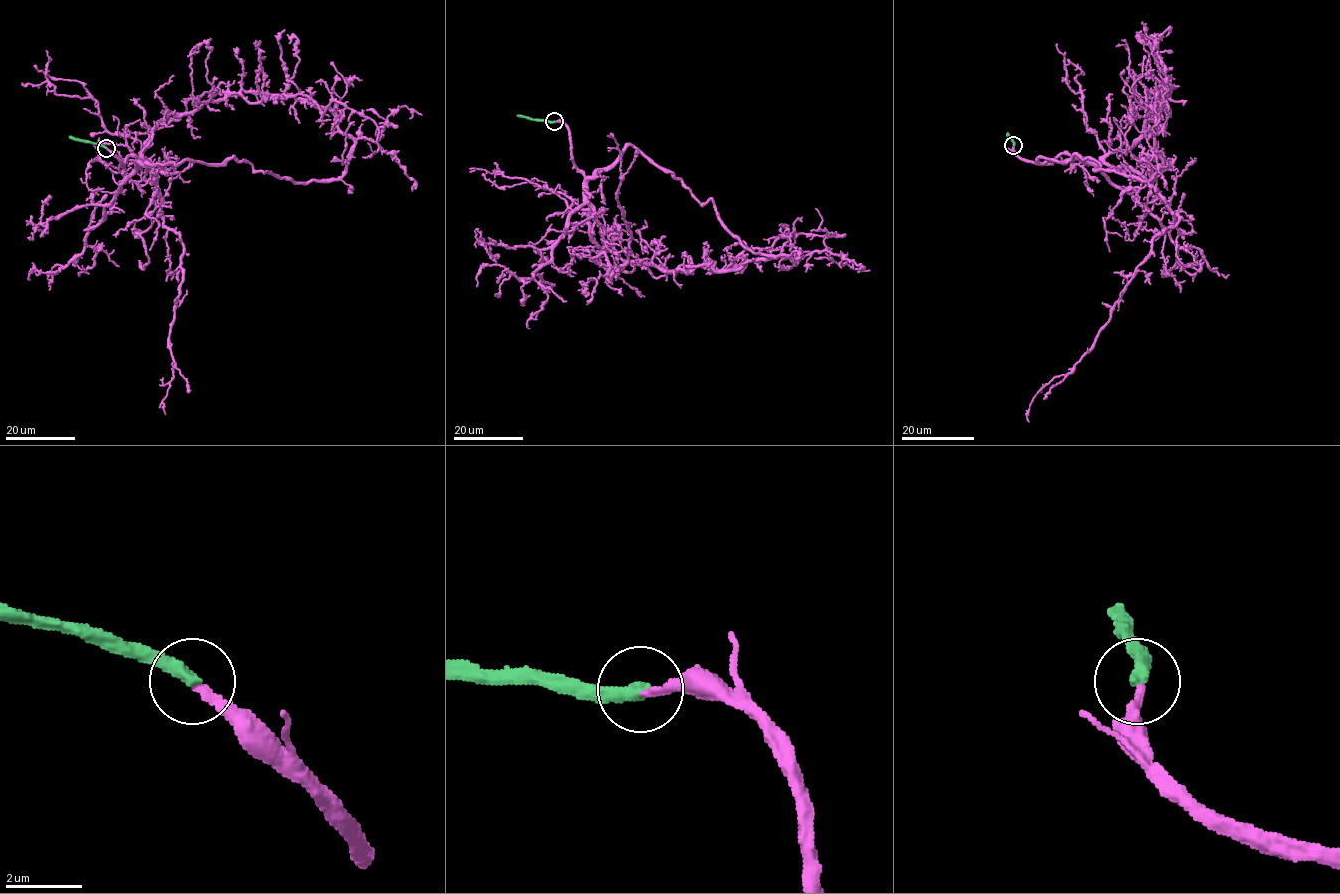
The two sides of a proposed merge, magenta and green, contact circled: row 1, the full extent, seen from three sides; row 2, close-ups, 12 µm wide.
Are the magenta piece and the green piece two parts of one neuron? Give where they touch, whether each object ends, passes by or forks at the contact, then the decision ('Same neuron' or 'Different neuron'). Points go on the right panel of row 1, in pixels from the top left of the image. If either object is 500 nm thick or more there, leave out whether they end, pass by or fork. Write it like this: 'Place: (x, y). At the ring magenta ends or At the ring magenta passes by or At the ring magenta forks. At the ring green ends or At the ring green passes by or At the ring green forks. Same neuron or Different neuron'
Place: (1013, 145). At the ring magenta ends. At the ring green ends. Same neuron

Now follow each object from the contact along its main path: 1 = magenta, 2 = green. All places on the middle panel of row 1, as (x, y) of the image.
1: (554, 122), (567, 127), (585, 179), (590, 238), (623, 260), (726, 269), (781, 236), (826, 234), (816, 208)
2: (554, 122), (517, 115)

